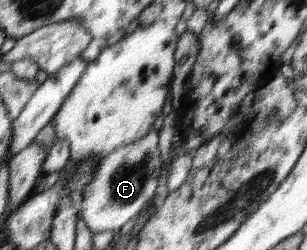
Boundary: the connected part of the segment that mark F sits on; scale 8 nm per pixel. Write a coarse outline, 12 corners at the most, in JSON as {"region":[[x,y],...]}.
{"region":[[153,128],[99,161],[82,195],[93,233],[118,232],[153,199]]}

